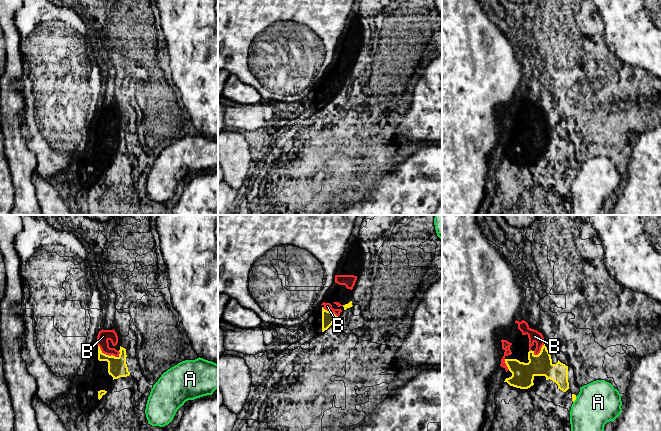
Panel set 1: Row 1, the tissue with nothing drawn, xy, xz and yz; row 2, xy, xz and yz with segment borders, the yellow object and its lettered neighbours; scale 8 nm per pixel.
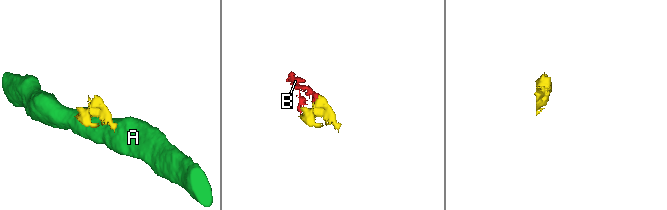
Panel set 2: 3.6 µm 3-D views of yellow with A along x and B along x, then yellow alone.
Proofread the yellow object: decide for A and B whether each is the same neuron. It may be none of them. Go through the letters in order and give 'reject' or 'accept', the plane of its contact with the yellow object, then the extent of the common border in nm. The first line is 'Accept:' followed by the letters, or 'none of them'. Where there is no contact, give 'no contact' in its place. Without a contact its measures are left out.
Accept: B
A: reject; contact in yz; length 60 nm
B: accept; contact in xy; length 200 nm

